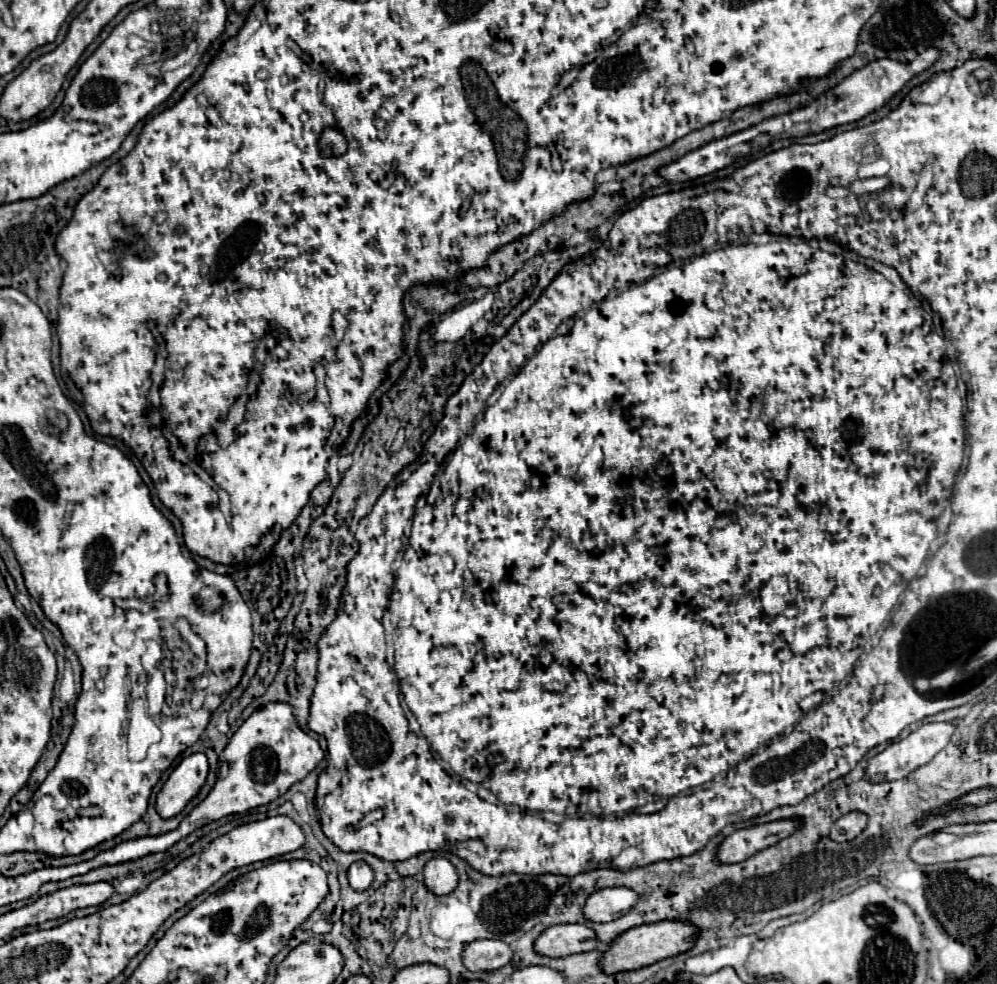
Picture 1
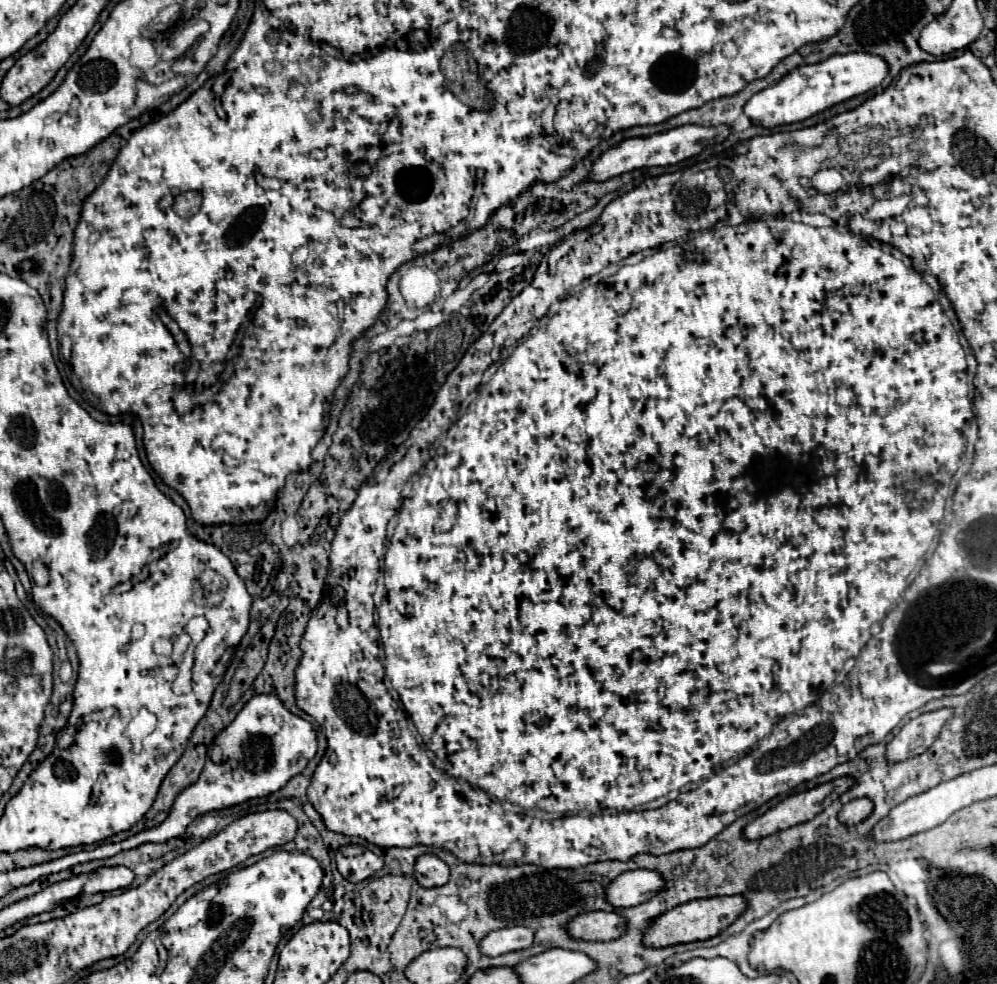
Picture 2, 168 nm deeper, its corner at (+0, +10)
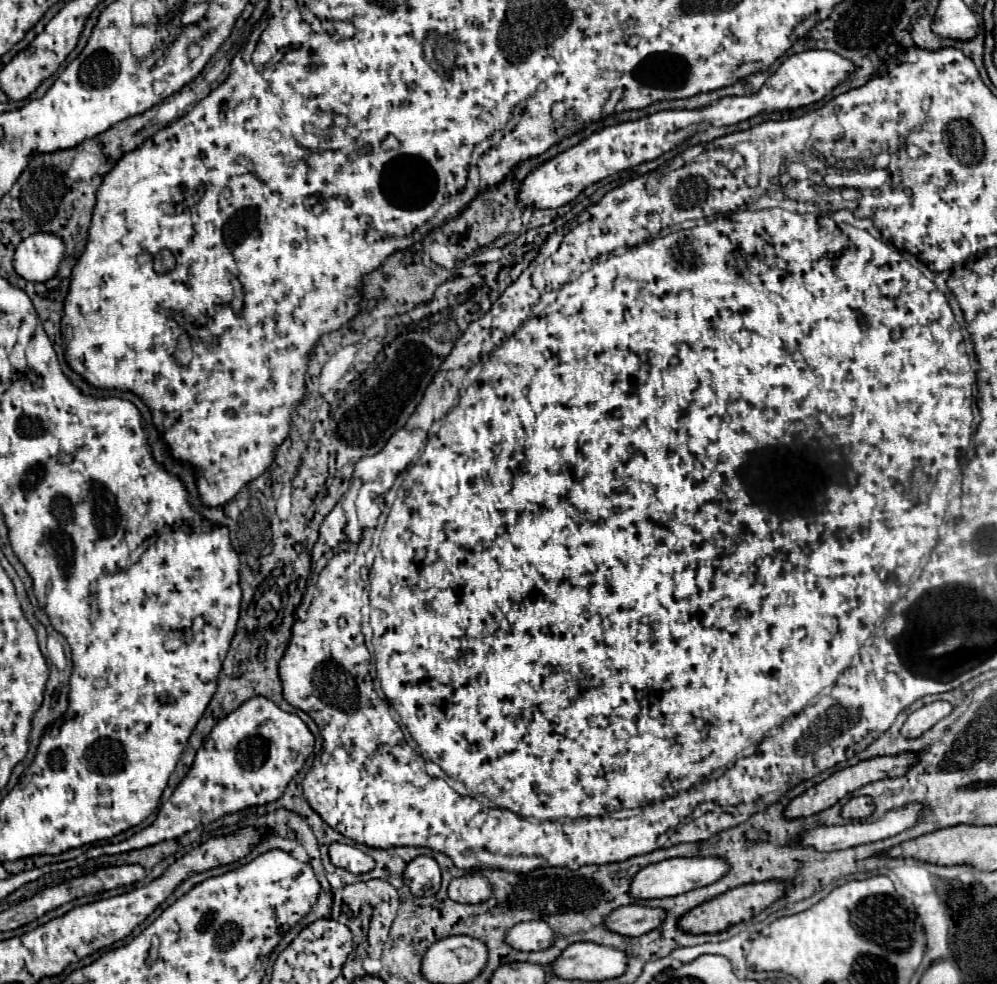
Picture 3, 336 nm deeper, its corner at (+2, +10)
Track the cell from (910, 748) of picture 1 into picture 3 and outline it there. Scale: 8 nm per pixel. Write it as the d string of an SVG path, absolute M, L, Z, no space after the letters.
M931 702L931 704L927 704L927 706L909 714L907 722L901 728L901 734L907 736L907 738L917 738L925 730L929 730L935 722L949 716L951 710L953 710L953 706L949 702Z

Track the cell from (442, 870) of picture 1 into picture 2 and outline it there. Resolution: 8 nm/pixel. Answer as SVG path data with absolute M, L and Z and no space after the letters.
M425 854L417 858L415 864L415 878L421 886L433 888L433 886L443 886L449 880L449 868L447 864L437 858L435 854Z

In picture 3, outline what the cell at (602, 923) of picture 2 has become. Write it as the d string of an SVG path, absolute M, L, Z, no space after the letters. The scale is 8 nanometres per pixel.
M629 904L617 908L609 918L609 930L623 934L623 936L643 936L655 928L659 928L667 918L667 910L663 908L649 908L641 904Z

